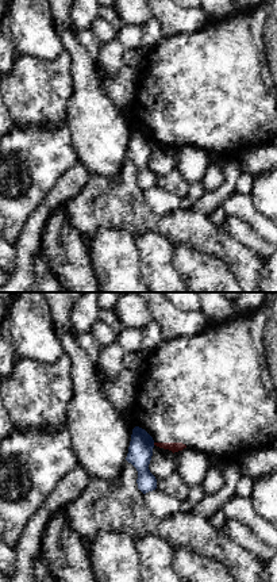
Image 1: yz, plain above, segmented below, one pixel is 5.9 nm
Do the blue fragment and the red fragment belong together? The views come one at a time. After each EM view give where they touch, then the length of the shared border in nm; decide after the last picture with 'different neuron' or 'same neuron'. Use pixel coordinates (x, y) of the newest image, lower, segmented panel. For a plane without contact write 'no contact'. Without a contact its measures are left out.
no contact

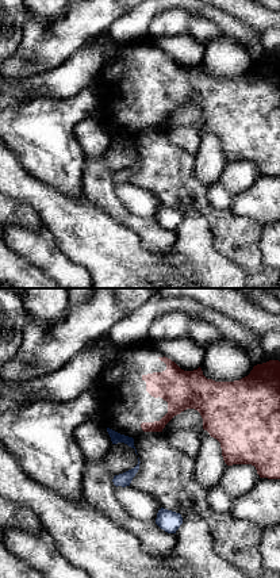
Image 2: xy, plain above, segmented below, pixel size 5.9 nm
no contact

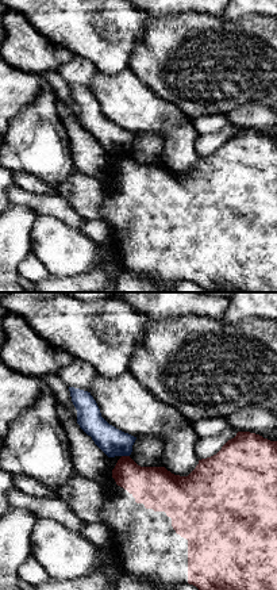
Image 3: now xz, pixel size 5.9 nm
(126, 455) | 50 nm

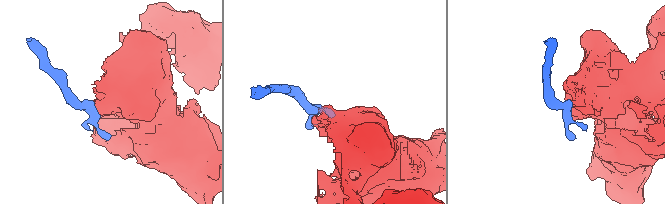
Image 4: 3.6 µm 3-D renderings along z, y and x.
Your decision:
different neuron

